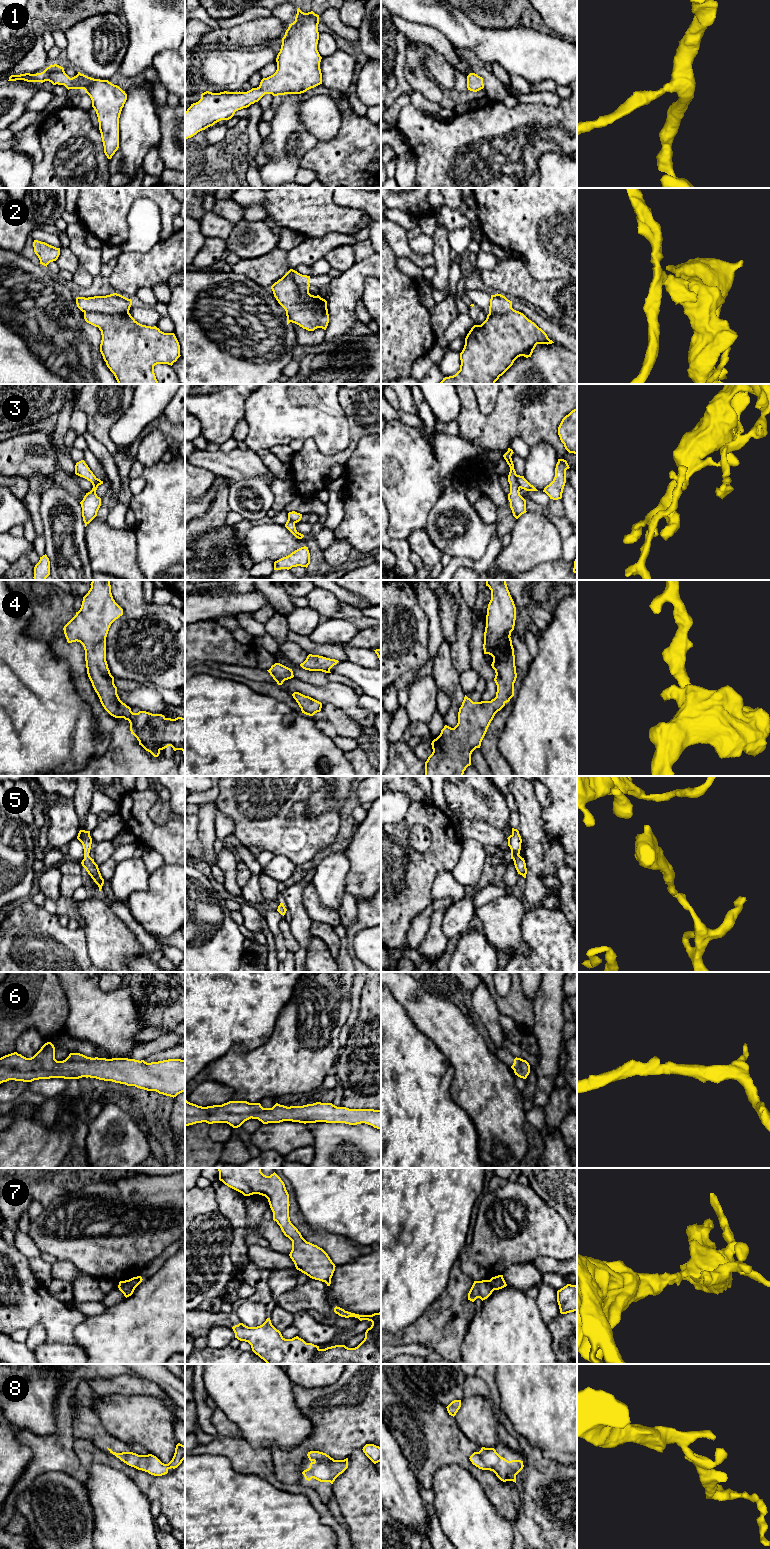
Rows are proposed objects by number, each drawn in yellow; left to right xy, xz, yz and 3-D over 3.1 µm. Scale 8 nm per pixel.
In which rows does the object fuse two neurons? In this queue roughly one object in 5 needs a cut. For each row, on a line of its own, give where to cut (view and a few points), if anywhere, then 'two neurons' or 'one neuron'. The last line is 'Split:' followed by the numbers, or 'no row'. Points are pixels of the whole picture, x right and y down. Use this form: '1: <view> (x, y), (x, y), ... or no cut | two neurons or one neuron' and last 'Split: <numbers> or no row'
1: no cut | one neuron
2: xz (290, 269), (289, 276), (300, 292), (300, 298), (309, 304) | two neurons
3: yz (516, 475), (516, 481), (520, 487) | two neurons
4: no cut | one neuron
5: no cut | one neuron
6: no cut | one neuron
7: yz (489, 1280), (494, 1289) | two neurons
8: no cut | one neuron
Split: 2, 3, 7

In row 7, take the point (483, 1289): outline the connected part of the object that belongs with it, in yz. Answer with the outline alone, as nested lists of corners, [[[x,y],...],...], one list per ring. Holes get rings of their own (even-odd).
[[[490,1280],[474,1281],[469,1293],[468,1300],[474,1302],[477,1298],[482,1301],[487,1299],[494,1291]]]

